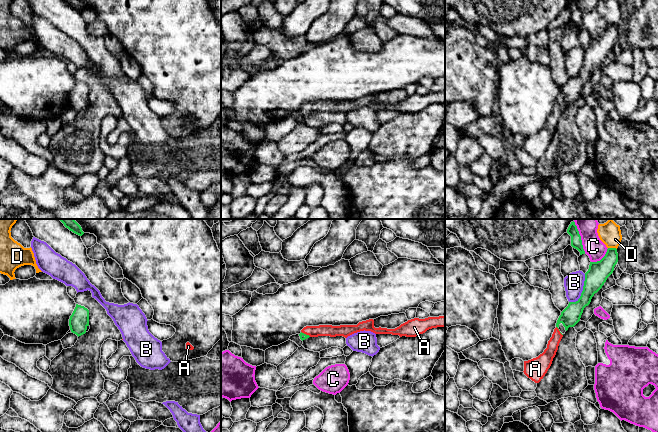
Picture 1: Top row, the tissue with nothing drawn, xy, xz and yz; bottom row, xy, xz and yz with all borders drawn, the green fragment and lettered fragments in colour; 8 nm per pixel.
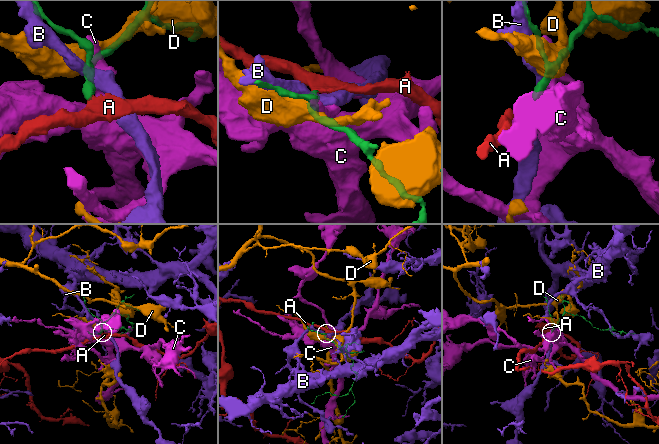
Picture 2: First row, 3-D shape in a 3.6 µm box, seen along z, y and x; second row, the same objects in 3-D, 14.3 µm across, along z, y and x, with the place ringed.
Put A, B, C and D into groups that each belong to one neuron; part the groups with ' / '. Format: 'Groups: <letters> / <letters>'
Groups: A / B / C / D

